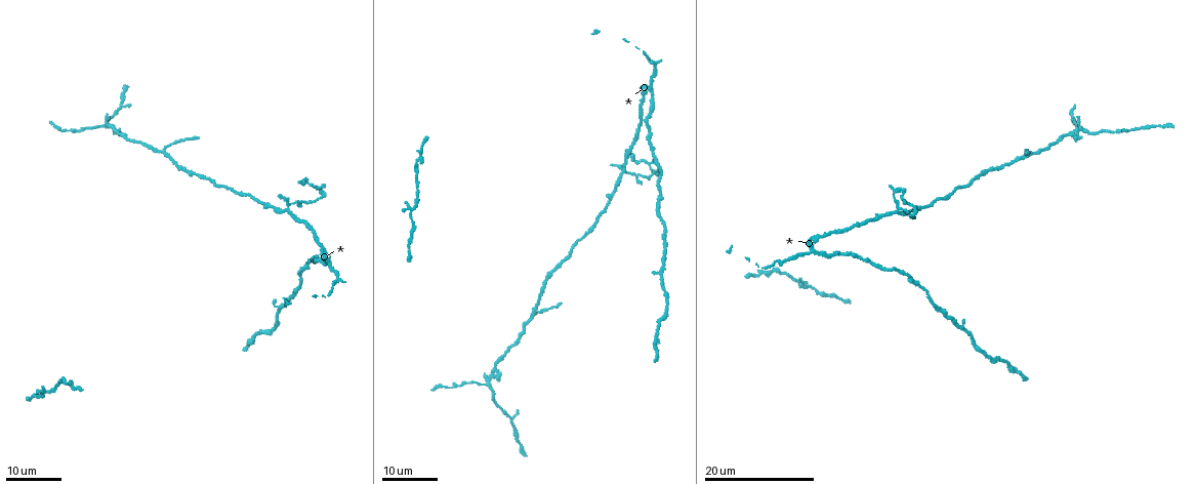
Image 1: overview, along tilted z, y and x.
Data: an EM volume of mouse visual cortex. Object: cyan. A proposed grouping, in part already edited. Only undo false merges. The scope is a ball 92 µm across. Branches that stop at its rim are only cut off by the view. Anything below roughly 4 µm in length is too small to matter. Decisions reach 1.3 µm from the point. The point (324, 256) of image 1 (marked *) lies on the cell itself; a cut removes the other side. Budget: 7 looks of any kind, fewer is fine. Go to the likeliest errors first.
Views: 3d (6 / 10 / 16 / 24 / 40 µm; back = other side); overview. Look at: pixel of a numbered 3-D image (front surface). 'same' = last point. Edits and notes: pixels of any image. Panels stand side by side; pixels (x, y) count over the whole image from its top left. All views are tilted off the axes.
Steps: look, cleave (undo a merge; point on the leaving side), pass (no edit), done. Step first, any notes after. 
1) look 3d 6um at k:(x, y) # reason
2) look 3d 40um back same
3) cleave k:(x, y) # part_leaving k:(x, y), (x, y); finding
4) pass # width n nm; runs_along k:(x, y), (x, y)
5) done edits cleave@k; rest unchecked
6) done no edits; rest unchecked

look 3d 24um at 1:(288, 207) # small branch off a trunk

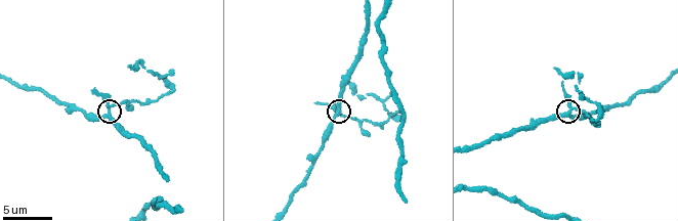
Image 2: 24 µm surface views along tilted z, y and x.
look 3d 10um at 2:(107, 114)

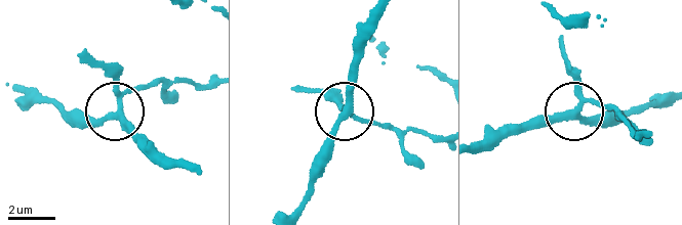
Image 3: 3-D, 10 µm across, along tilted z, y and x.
pass # runs_along 3:(380, 13), (357, 66), (348, 109), (384, 126); continuous, no second cell

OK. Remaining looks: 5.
look 3d 16um at 1:(531, 316)

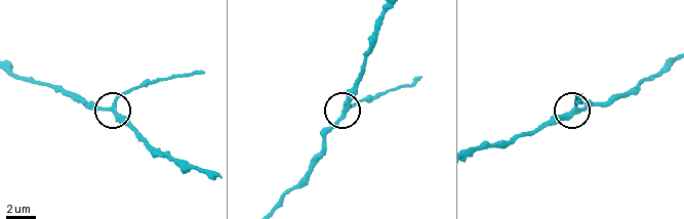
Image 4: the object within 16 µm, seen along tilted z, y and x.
look 3d 6um at 4:(341, 115)

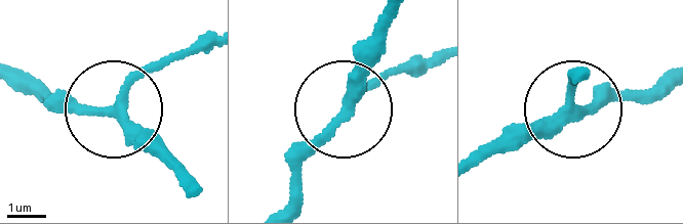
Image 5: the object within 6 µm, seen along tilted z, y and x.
look 3d 6um back at 5:(348, 107)

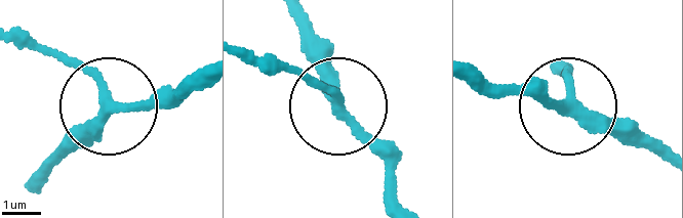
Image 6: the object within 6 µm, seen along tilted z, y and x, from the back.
pass # arms 3; runs_along 6:(291, 12), (323, 93), (340, 106), (276, 61); all the same cell

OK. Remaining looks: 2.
look 3d 24um at 1:(105, 127) # a fork

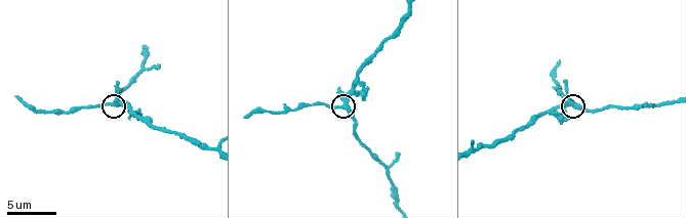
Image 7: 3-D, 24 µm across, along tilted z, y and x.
look 3d 6um at 7:(114, 105)

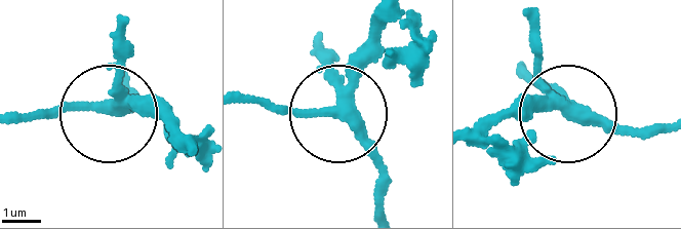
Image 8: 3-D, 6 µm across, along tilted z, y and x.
pass # continuous, no second cell

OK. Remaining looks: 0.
done no edits; rest unchecked

